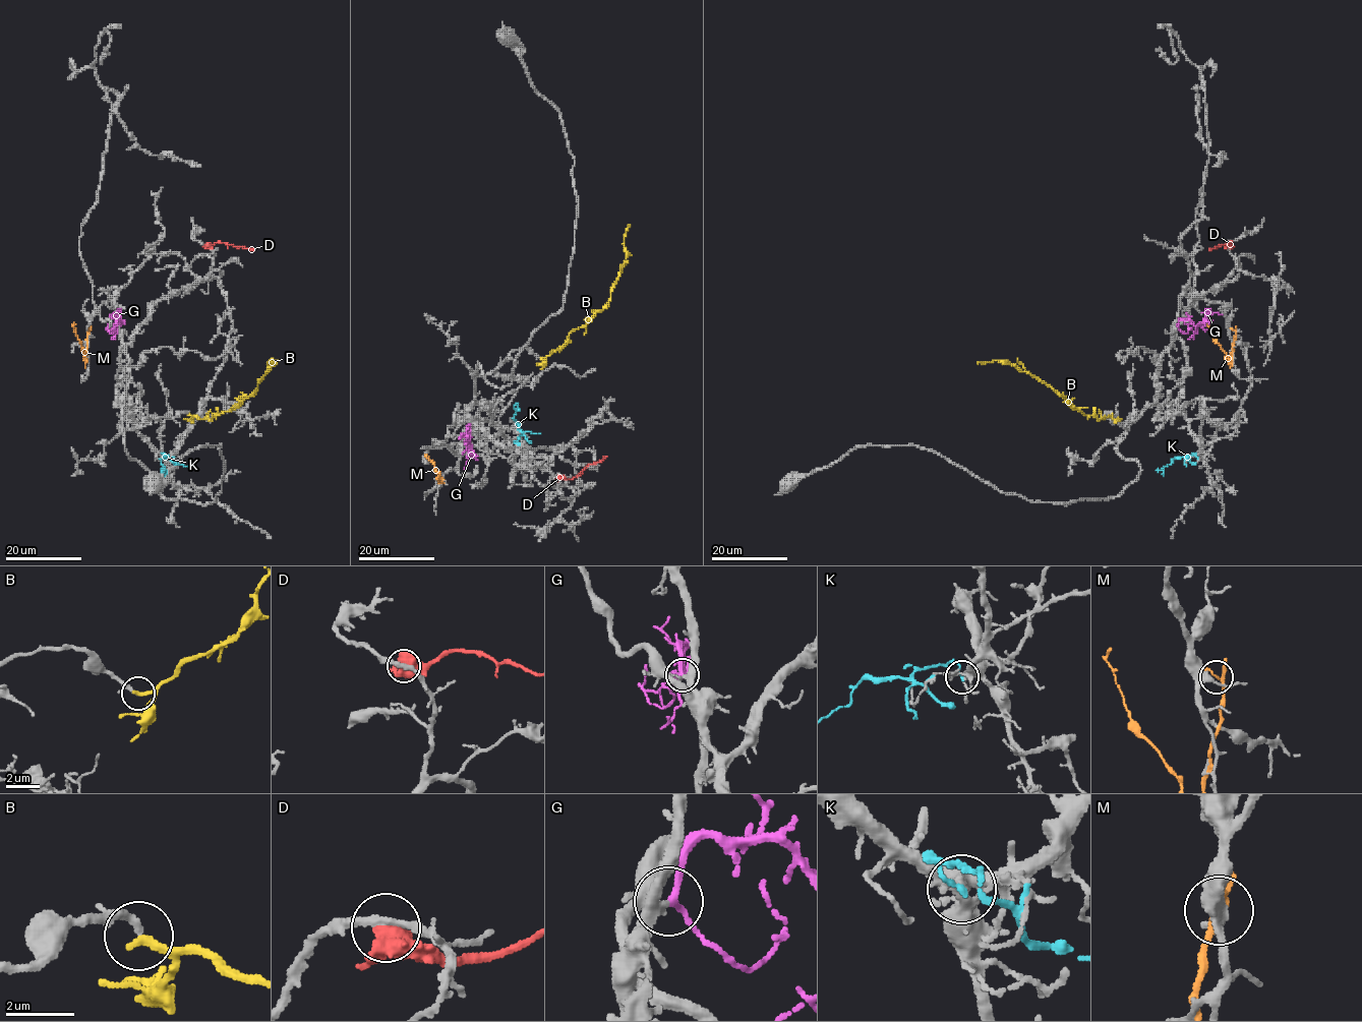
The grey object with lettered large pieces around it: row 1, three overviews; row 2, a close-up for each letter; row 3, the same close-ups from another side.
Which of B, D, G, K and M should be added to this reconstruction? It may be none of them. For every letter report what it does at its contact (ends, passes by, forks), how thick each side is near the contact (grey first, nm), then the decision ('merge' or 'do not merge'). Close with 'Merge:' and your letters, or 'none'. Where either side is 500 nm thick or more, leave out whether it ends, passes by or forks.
B: it ends; calibres 170 and 280 nm; merge
D: calibres 240 and 550 nm; do not merge
G: it passes by; calibres 280 and 180 nm; merge
K: it ends; calibres 280 and 140 nm; do not merge
M: it passes by; calibres 280 and 180 nm; do not merge
Merge: B, G

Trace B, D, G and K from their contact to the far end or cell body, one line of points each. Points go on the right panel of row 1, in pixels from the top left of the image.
B: (1112, 414), (1103, 419), (1085, 415), (1055, 389), (1010, 363), (998, 360), (976, 363)
D: (1228, 245), (1231, 242), (1209, 249)
G: (1177, 326), (1181, 318), (1188, 318), (1198, 325), (1214, 313), (1222, 315)
K: (1197, 457), (1195, 454), (1175, 457), (1163, 469), (1164, 476)

